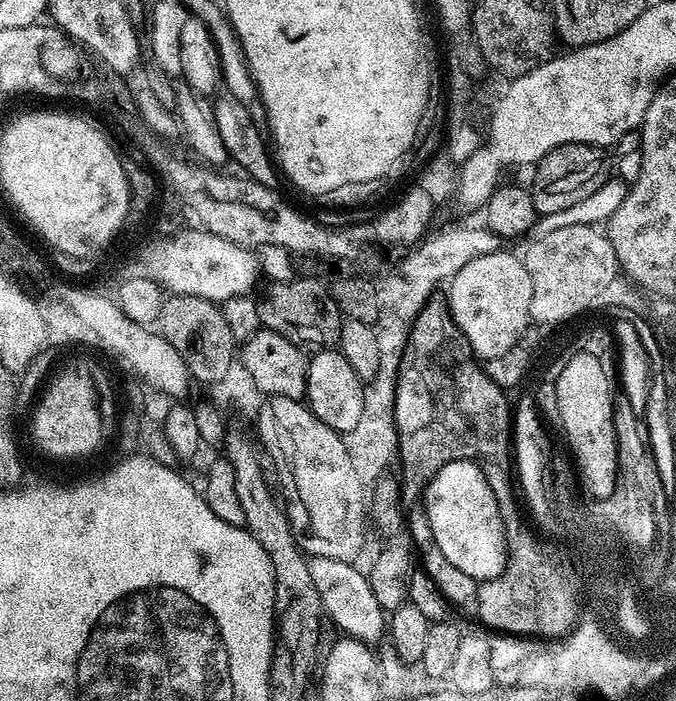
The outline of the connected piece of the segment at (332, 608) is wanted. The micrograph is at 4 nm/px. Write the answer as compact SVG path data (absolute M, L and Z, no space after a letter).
M311 557L308 561L310 578L322 598L325 615L343 631L349 639L362 641L369 646L376 646L386 634L386 613L374 597L367 575L353 563L338 562L337 559Z

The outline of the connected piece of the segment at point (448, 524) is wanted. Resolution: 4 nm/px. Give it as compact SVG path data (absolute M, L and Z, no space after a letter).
M451 460L450 463L444 464L433 474L432 480L424 489L422 497L423 510L428 516L430 528L434 534L434 541L438 542L442 554L458 566L458 570L463 570L479 582L496 578L503 571L504 564L510 559L504 526L499 514L500 502L496 500L490 486L487 484L484 471L485 469L469 460Z

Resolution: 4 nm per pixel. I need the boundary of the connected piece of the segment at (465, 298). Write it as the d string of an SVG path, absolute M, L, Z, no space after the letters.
M508 250L496 253L486 253L485 256L476 257L467 262L450 279L446 288L448 305L452 311L454 322L462 330L462 334L468 339L468 345L472 348L473 356L481 361L498 358L516 344L524 340L524 331L532 320L530 314L530 274L526 274L526 266L519 255L511 256Z

